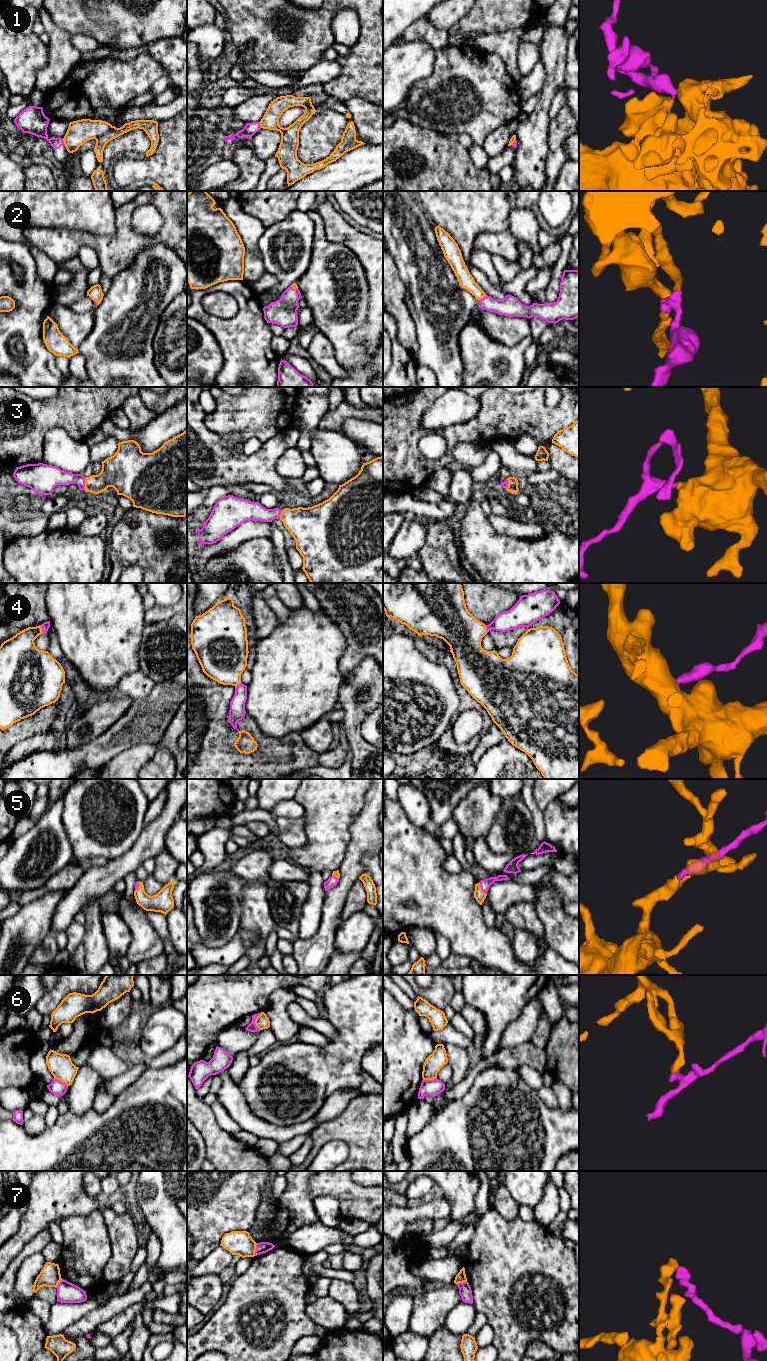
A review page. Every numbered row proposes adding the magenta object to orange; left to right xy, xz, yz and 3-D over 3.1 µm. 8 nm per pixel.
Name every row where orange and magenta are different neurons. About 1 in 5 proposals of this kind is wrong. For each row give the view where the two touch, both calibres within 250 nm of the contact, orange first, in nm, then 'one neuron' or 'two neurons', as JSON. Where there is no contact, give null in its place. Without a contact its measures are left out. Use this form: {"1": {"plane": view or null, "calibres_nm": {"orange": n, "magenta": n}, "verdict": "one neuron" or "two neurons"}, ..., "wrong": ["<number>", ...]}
{"1": {"plane": "xy", "calibres_nm": {"orange": 190, "magenta": 150}, "verdict": "two neurons"}, "2": {"plane": "yz", "calibres_nm": {"orange": 120, "magenta": 170}, "verdict": "one neuron"}, "3": {"plane": "xy", "calibres_nm": {"orange": 220, "magenta": 150}, "verdict": "one neuron"}, "4": {"plane": "xy", "calibres_nm": {"orange": 260, "magenta": 70}, "verdict": "one neuron"}, "5": {"plane": "yz", "calibres_nm": {"orange": 90, "magenta": 90}, "verdict": "one neuron"}, "6": {"plane": "xz", "calibres_nm": {"orange": 110, "magenta": 70}, "verdict": "two neurons"}, "7": {"plane": "xz", "calibres_nm": {"orange": 190, "magenta": 90}, "verdict": "two neurons"}, "wrong": ["1", "6", "7"]}

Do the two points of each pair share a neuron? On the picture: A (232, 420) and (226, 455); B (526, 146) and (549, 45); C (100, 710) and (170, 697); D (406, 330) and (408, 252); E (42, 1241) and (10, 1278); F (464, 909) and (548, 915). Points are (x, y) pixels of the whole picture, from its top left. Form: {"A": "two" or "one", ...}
{"A": "two", "B": "one", "C": "two", "D": "two", "E": "one", "F": "two"}

